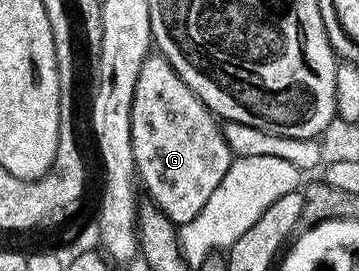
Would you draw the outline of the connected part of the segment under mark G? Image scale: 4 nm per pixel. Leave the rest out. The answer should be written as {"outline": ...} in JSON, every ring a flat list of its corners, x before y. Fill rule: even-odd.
{"outline":[[151,54,141,66,140,78,133,94,131,126,137,180,141,188,143,183,144,190,151,195,148,196,150,203,156,204,176,226,193,222,193,218,201,214,201,206,209,202,213,190,221,186,221,178,225,178,233,159,220,121,195,97,193,90,189,90,166,57]]}

